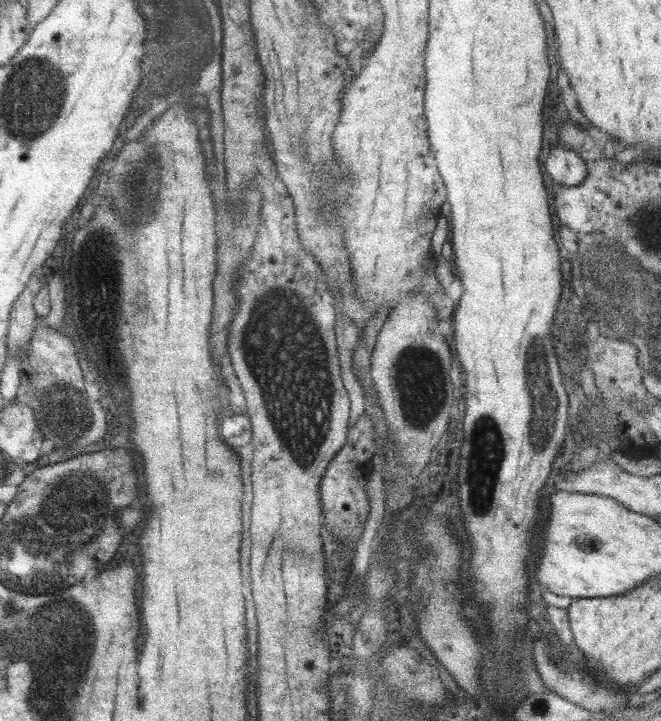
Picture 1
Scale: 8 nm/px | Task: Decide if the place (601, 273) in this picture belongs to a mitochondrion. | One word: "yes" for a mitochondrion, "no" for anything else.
yes

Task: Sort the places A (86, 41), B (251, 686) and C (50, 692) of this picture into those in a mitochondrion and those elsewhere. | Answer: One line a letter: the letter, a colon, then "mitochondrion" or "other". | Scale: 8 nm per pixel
A: other
B: other
C: mitochondrion

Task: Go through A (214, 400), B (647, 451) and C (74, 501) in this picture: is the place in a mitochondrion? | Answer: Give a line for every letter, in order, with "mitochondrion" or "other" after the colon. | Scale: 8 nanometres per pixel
A: other
B: other
C: mitochondrion

